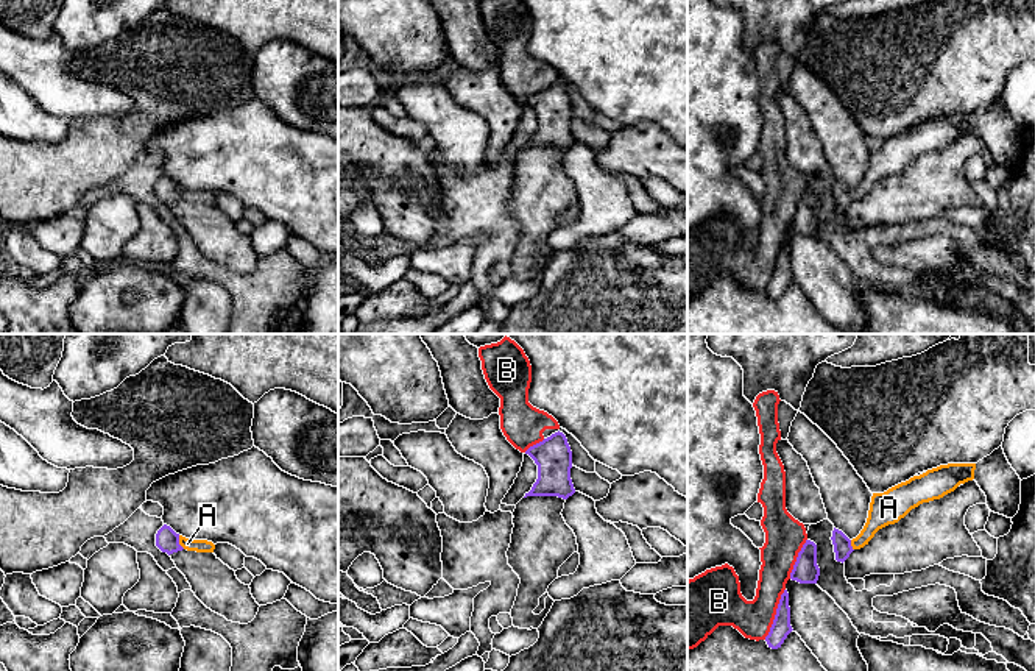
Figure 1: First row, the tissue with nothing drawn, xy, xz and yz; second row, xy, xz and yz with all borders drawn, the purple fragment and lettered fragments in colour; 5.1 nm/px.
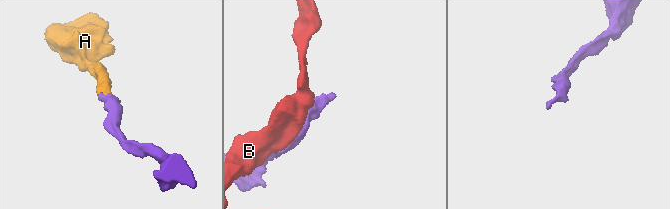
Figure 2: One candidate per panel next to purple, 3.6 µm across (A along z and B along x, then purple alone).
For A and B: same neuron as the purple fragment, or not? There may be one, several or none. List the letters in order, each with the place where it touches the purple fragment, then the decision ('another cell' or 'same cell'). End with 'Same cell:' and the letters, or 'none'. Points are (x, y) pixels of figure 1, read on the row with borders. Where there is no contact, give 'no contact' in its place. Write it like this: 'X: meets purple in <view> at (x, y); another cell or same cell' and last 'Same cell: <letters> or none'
A: meets purple in xy at (178, 542); same cell
B: meets purple in yz at (777, 614); another cell
Same cell: A

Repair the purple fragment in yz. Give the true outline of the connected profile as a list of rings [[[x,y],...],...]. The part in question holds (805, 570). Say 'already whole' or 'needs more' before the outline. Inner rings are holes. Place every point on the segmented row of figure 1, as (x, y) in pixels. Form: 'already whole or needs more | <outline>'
already whole | [[[806,540],[798,552],[790,579],[800,584],[817,584],[818,576],[820,568],[817,565],[817,545],[811,540]]]

